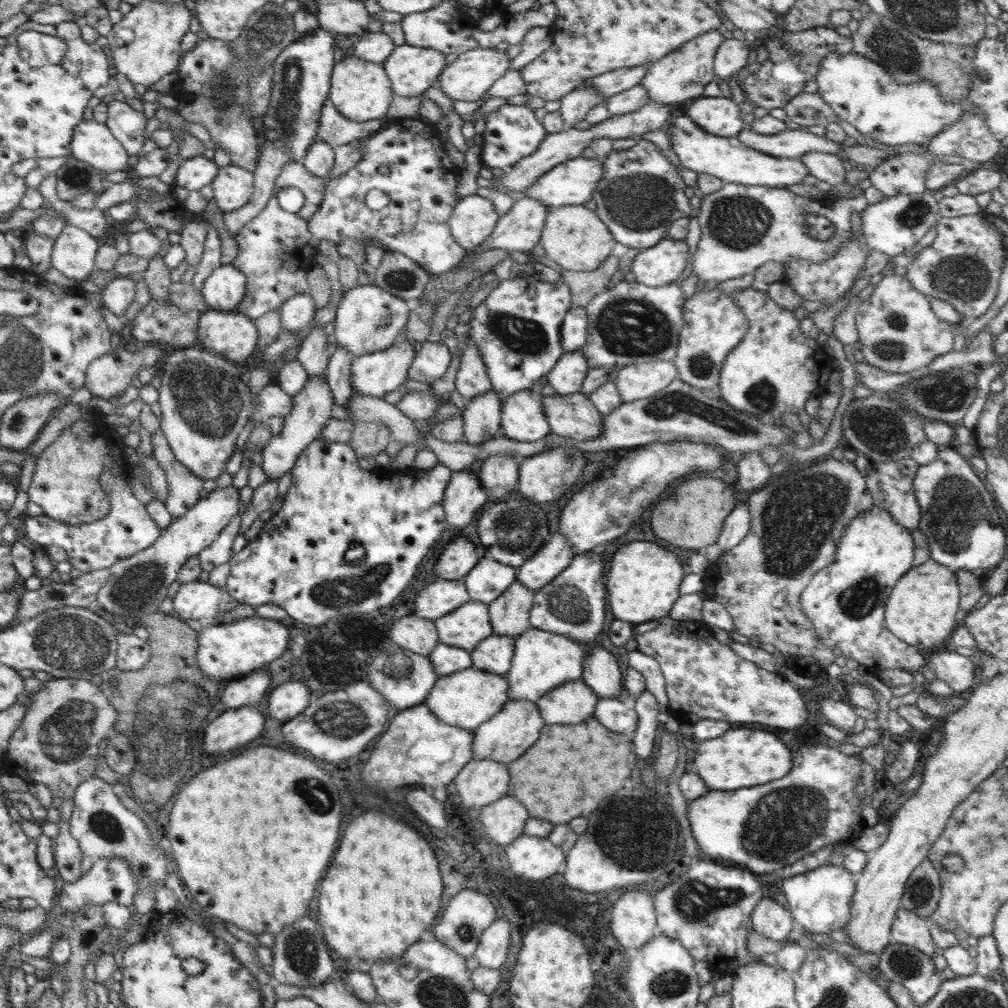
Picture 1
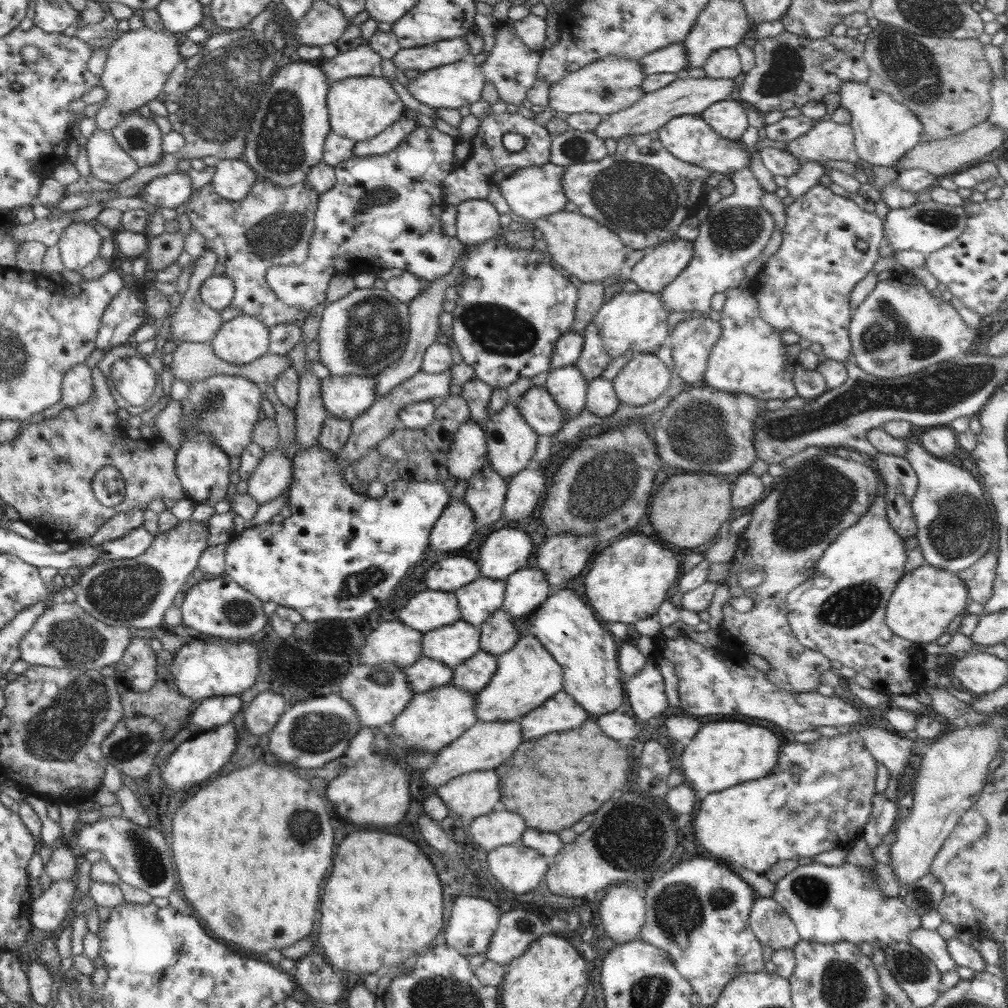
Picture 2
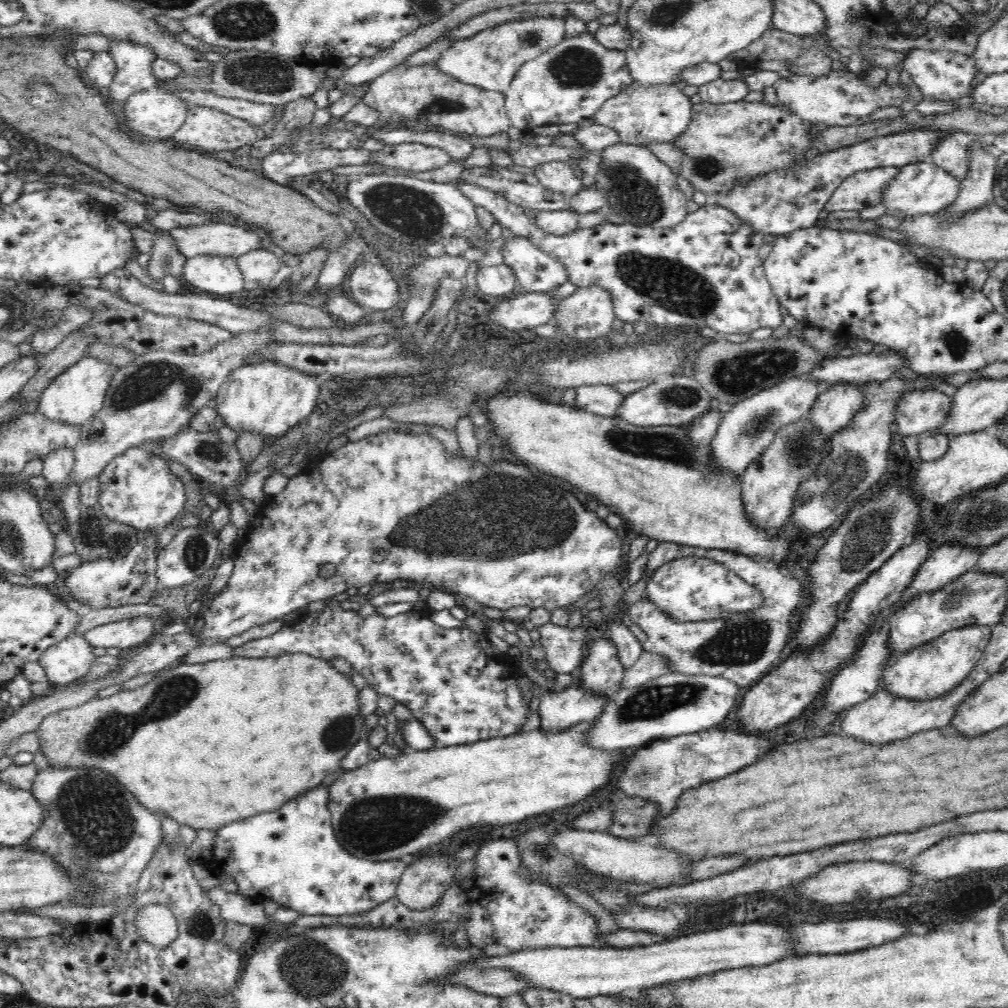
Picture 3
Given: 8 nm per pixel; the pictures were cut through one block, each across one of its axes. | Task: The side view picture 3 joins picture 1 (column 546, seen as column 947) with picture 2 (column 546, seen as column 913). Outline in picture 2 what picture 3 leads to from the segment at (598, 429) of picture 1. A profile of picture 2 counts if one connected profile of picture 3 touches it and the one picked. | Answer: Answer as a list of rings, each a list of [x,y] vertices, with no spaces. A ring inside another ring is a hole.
[[[532,385],[514,403],[520,416],[536,434],[555,436],[562,429],[564,416],[544,387]]]

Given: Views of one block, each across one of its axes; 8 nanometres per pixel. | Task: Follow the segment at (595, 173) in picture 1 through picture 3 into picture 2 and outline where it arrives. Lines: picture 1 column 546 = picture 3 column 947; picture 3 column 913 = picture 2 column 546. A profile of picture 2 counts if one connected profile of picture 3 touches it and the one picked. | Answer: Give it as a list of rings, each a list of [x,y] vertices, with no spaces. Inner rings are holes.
[[[548,162],[542,166],[528,166],[516,170],[509,176],[506,176],[499,184],[499,191],[506,199],[508,206],[515,215],[522,216],[526,220],[534,221],[538,218],[544,218],[548,214],[554,214],[564,209],[568,202],[560,177],[564,173],[564,166],[558,166]]]

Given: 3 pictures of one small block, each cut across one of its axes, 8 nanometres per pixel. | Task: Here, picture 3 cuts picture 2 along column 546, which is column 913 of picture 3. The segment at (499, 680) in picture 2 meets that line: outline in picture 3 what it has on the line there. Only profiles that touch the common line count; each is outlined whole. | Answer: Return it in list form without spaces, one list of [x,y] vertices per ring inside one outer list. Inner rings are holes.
[[[968,625],[945,632],[942,636],[896,656],[896,662],[887,666],[881,679],[882,689],[911,701],[929,701],[941,697],[957,687],[973,670],[988,646],[992,629],[986,625]]]

